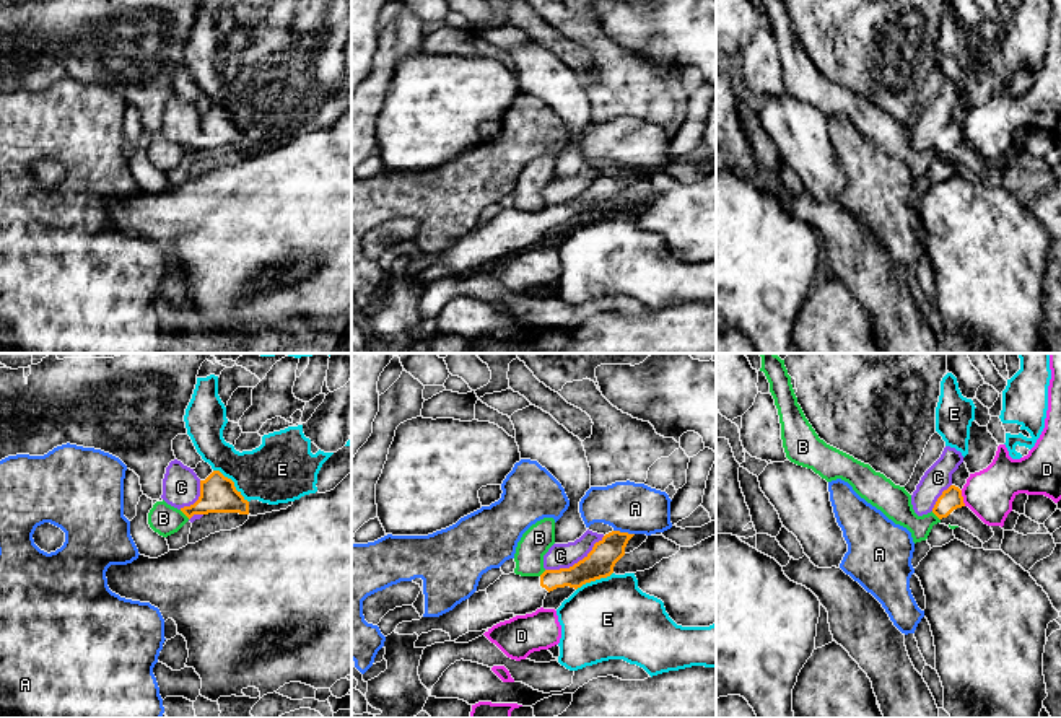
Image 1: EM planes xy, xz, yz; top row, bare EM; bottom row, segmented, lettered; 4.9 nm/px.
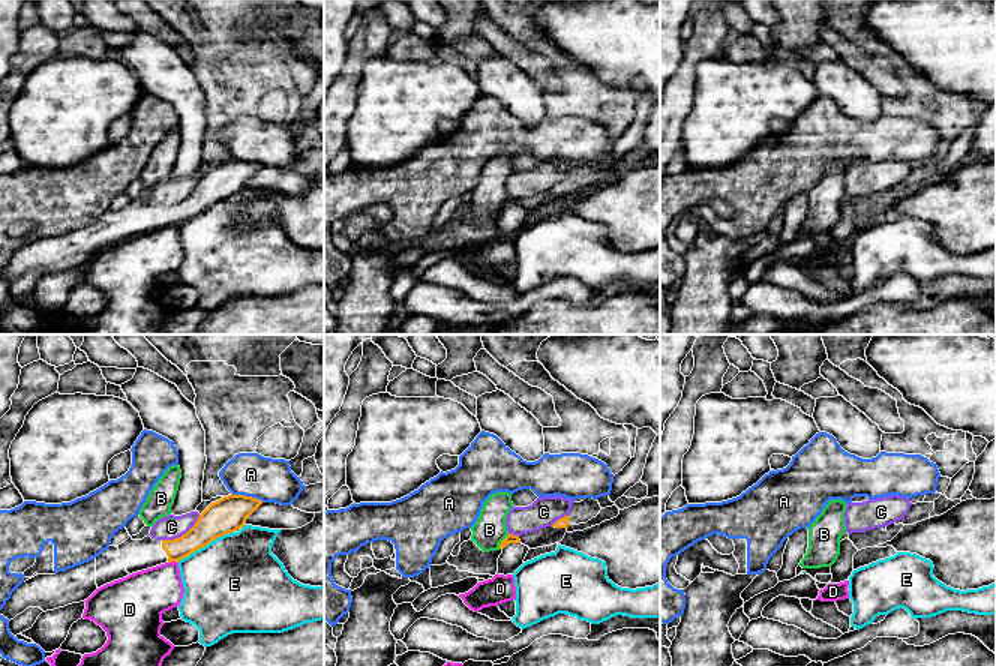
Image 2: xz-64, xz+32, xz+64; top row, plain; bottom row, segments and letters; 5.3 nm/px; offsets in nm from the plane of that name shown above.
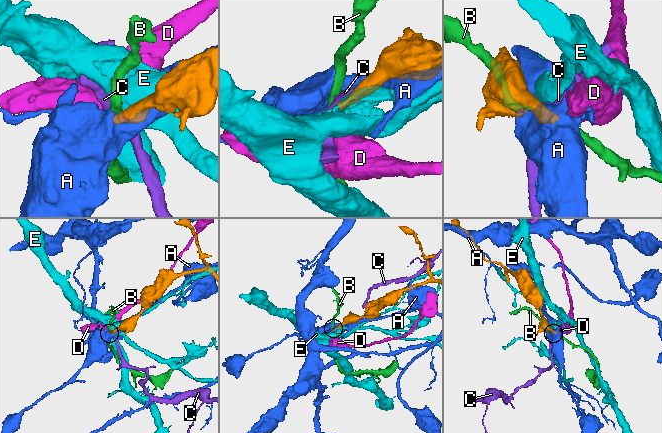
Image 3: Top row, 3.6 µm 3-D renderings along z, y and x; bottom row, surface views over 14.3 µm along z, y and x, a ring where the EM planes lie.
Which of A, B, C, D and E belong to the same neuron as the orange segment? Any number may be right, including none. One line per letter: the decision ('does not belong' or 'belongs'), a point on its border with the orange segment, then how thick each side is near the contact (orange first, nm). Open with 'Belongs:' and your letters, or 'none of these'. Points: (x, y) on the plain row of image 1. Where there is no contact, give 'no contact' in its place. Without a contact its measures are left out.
Belongs: none of these
A: does not belong; meets orange in xz at (624, 168); 140 nm thick on the orange side, 260 nm on the other
B: does not belong; meets orange in xy at (184, 148); 180 nm thick on the orange side, 150 nm on the other
C: does not belong; meets orange in xz at (575, 199); 140 nm thick on the orange side, 130 nm on the other
D: does not belong; meets orange in yz at (962, 134); 110 nm thick on the orange side, 240 nm on the other
E: does not belong; meets orange in xy at (233, 118); 180 nm thick on the orange side, 320 nm on the other

